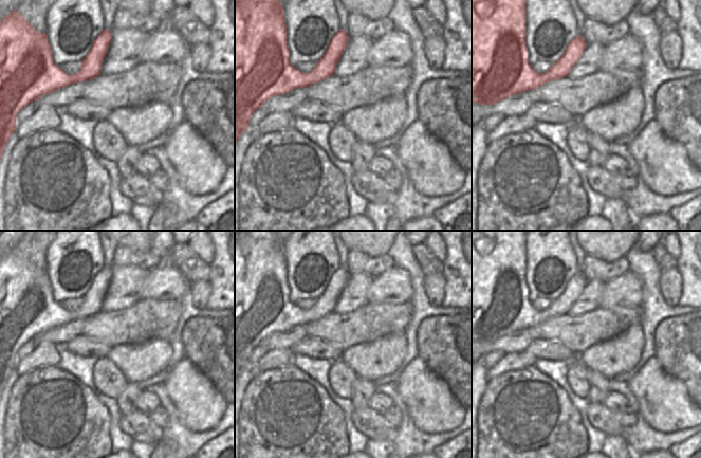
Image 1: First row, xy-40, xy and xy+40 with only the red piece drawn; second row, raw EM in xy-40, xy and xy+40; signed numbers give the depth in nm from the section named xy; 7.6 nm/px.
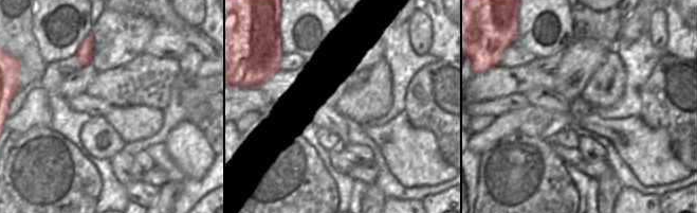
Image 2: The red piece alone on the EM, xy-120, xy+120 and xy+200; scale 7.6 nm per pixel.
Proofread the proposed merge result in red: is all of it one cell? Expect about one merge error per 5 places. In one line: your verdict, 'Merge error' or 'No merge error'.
No merge error

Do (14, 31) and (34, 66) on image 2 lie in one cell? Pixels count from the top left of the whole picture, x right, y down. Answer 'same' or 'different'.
same

